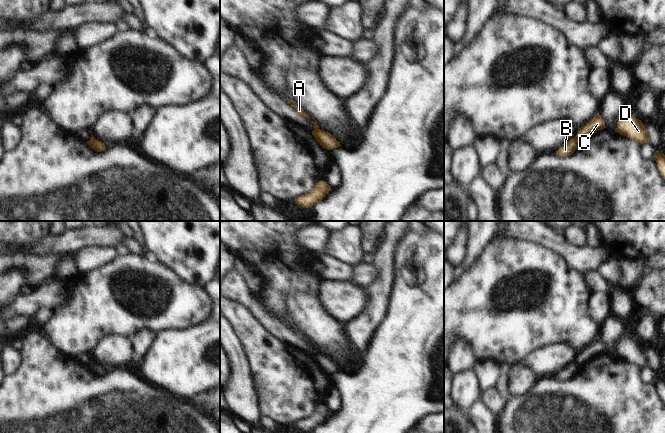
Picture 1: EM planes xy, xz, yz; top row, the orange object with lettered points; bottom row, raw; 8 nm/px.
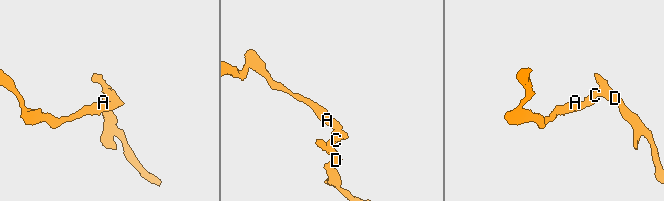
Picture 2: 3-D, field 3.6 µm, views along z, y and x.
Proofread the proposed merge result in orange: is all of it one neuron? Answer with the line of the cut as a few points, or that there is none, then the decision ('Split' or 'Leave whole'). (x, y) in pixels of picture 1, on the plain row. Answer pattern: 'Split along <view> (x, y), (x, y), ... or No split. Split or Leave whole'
Split along yz (574, 362), (580, 367). Split.

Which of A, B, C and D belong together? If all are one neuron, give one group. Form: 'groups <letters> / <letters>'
groups A B / C D

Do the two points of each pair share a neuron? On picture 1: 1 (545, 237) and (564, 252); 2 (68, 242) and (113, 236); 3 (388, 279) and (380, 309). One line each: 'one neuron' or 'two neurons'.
1: one neuron
2: one neuron
3: one neuron

